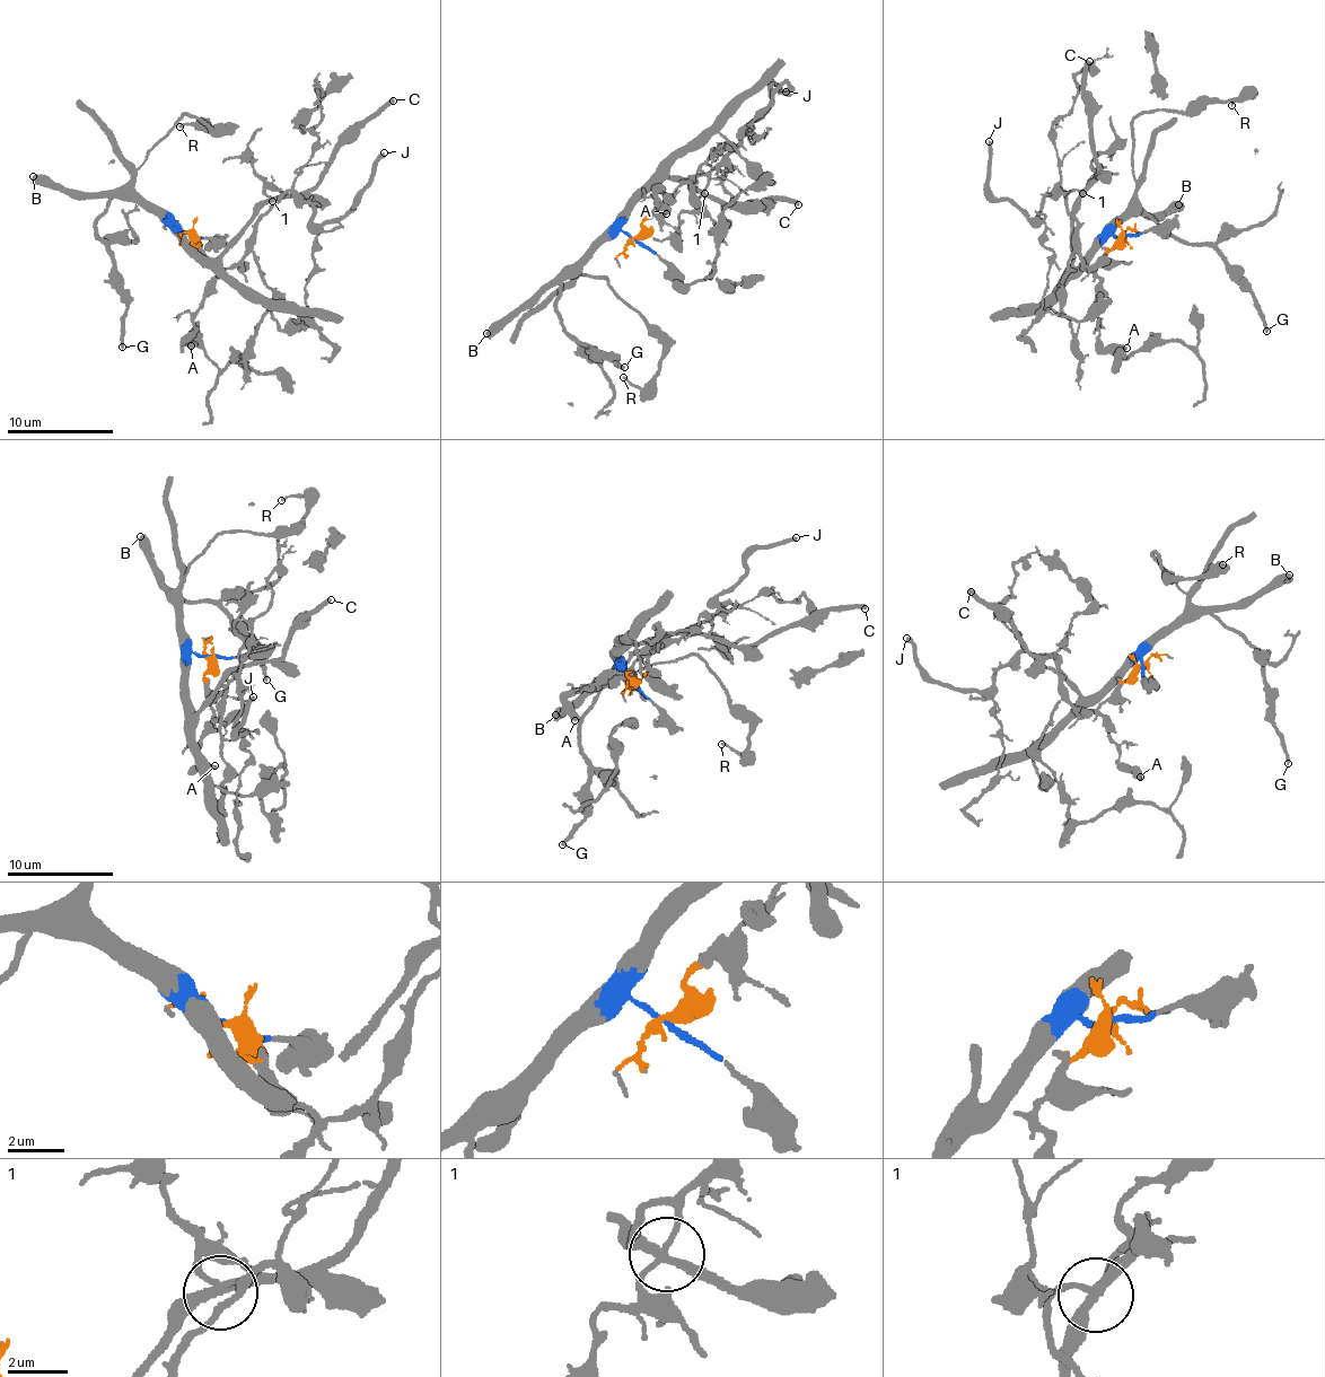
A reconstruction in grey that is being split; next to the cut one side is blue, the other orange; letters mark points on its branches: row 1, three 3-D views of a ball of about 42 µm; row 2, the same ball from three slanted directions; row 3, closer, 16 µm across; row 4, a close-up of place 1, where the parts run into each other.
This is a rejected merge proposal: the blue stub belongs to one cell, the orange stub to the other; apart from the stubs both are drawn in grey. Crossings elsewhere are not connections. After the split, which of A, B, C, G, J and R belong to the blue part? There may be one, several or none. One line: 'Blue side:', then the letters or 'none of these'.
Blue side: B, C, G, R

